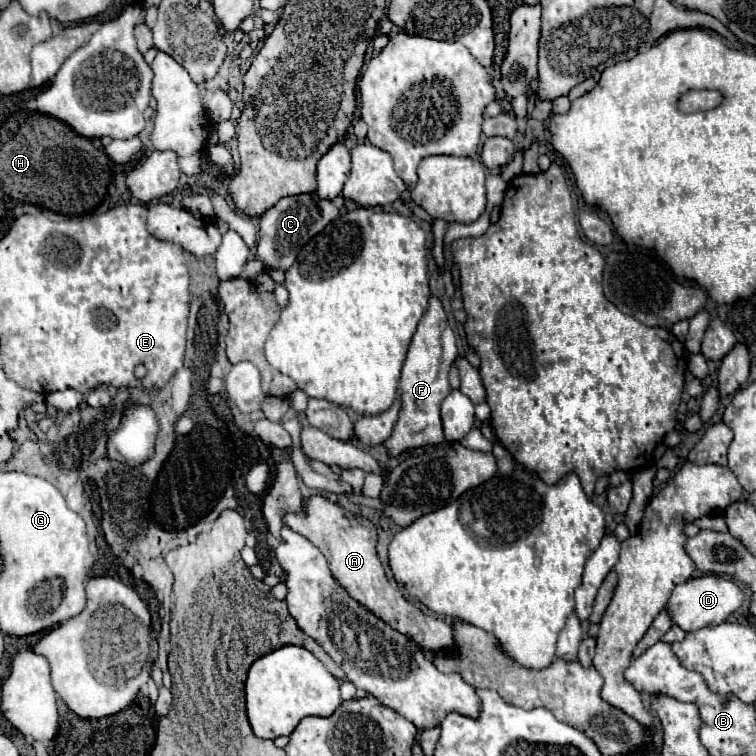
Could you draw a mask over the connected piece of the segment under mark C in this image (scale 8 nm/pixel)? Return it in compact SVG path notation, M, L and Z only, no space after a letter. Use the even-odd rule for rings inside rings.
M316 193L294 195L280 199L260 217L260 237L256 245L256 257L264 261L266 267L284 269L294 263L300 247L306 245L314 235L318 235L328 223L338 217L338 207L330 199L322 199Z

